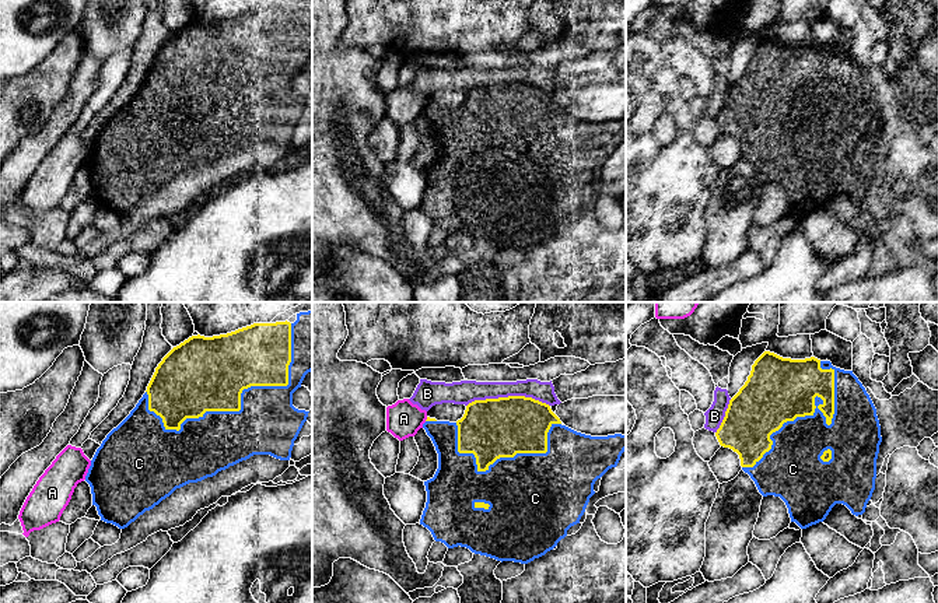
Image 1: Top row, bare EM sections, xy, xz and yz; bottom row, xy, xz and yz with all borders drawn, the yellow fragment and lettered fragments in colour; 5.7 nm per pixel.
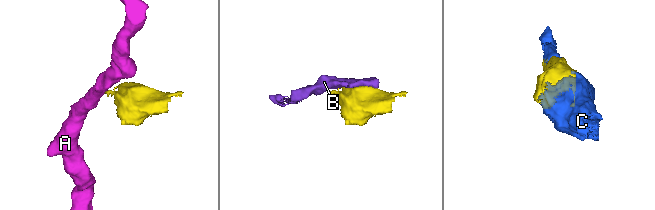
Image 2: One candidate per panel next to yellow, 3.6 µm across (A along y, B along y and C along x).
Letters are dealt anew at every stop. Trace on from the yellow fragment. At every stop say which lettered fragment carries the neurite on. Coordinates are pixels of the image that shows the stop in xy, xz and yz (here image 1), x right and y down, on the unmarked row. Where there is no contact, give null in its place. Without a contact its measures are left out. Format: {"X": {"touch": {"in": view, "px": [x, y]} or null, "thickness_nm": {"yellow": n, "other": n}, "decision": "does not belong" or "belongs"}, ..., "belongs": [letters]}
{"A": {"touch": {"in": "xz", "px": [427, 105]}, "thickness_nm": {"yellow": 20, "other": 200}, "decision": "does not belong"}, "B": {"touch": {"in": "xz", "px": [508, 83]}, "thickness_nm": {"yellow": 340, "other": 140}, "decision": "does not belong"}, "C": {"touch": {"in": "xy", "px": [240, 84]}, "thickness_nm": {"yellow": 440, "other": 360}, "decision": "belongs"}, "belongs": ["C"]}

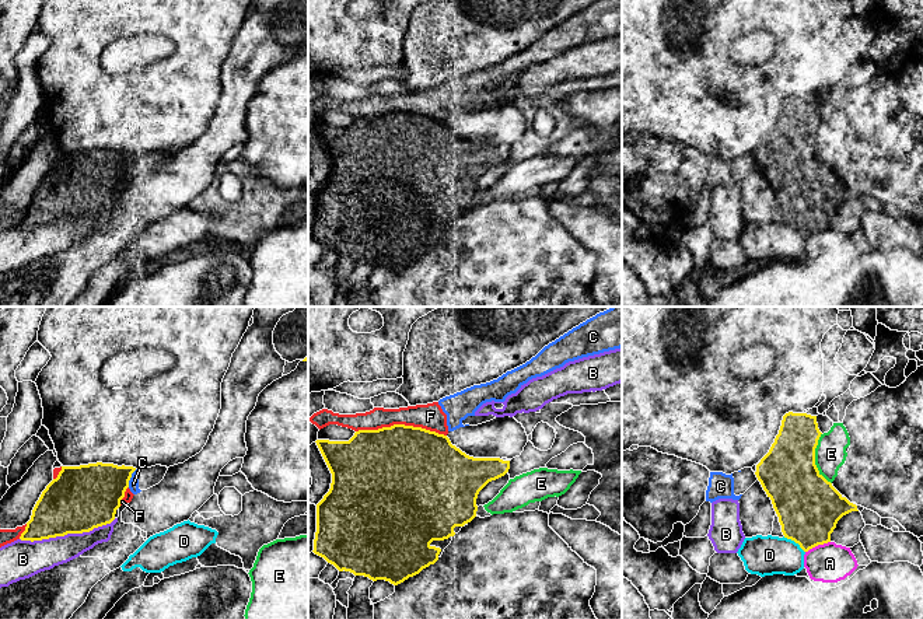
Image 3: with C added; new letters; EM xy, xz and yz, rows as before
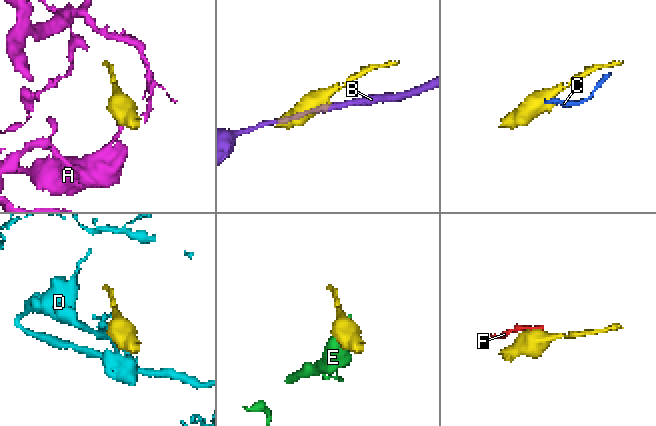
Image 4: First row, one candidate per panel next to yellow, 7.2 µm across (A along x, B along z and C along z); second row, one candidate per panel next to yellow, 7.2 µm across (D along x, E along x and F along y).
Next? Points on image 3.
{"A": {"touch": {"in": "yz", "px": [817, 231]}, "thickness_nm": {"yellow": 360, "other": 220}, "decision": "does not belong"}, "B": {"touch": {"in": "xy", "px": [67, 219]}, "thickness_nm": {"yellow": 380, "other": 190}, "decision": "does not belong"}, "C": {"touch": {"in": "xy", "px": [130, 163]}, "thickness_nm": {"yellow": 340, "other": 60}, "decision": "does not belong"}, "D": {"touch": {"in": "yz", "px": [794, 227]}, "thickness_nm": {"yellow": 360, "other": 220}, "decision": "does not belong"}, "E": {"touch": {"in": "yz", "px": [814, 144]}, "thickness_nm": {"yellow": 360, "other": 180}, "decision": "does not belong"}, "F": {"touch": {"in": "xz", "px": [401, 111]}, "thickness_nm": {"yellow": 500, "other": 150}, "decision": "does not belong"}, "belongs": []}

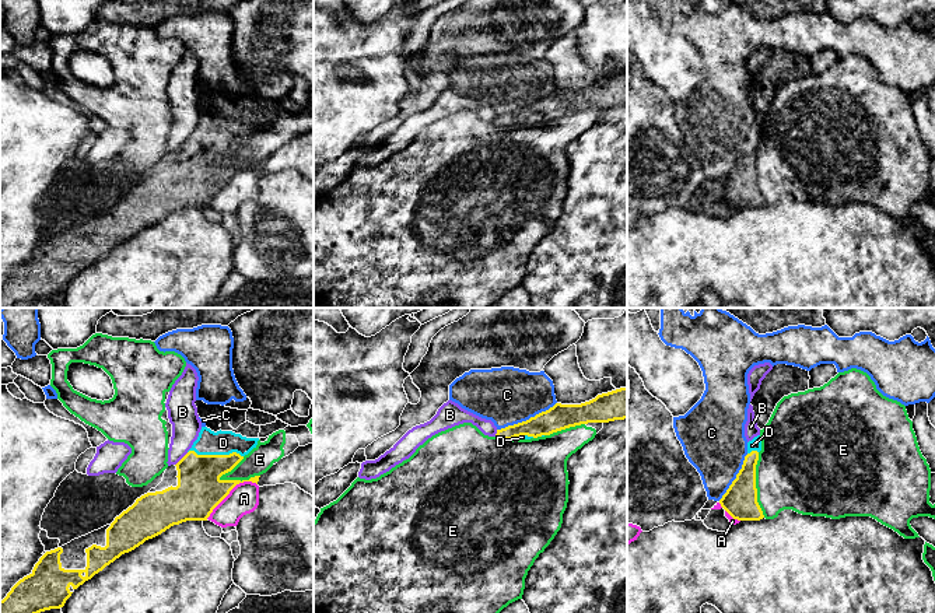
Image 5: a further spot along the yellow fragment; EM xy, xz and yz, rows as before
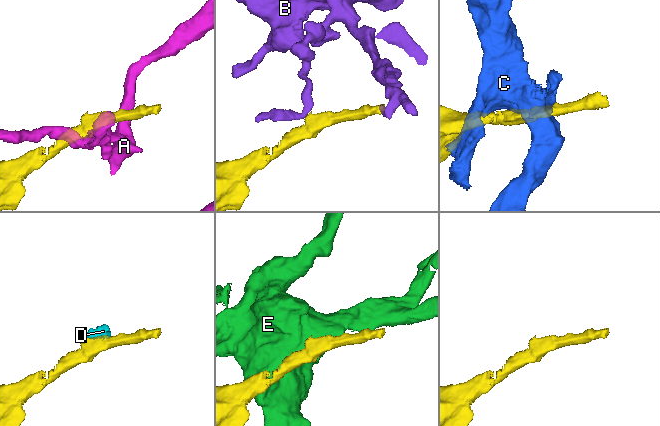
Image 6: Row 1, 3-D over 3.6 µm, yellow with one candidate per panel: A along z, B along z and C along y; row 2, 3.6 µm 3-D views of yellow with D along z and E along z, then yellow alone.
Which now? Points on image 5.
{"A": {"touch": {"in": "xy", "px": [230, 177]}, "thickness_nm": {"yellow": 260, "other": 180}, "decision": "does not belong"}, "B": {"touch": {"in": "xy", "px": [181, 146]}, "thickness_nm": {"yellow": 260, "other": 160}, "decision": "does not belong"}, "C": {"touch": {"in": "xz", "px": [526, 107]}, "thickness_nm": {"yellow": 150, "other": 320}, "decision": "does not belong"}, "D": {"touch": {"in": "xy", "px": [216, 142]}, "thickness_nm": {"yellow": 260, "other": 140}, "decision": "belongs"}, "E": {"touch": {"in": "xy", "px": [238, 167]}, "thickness_nm": {"yellow": 260, "other": 150}, "decision": "does not belong"}, "belongs": ["D"]}

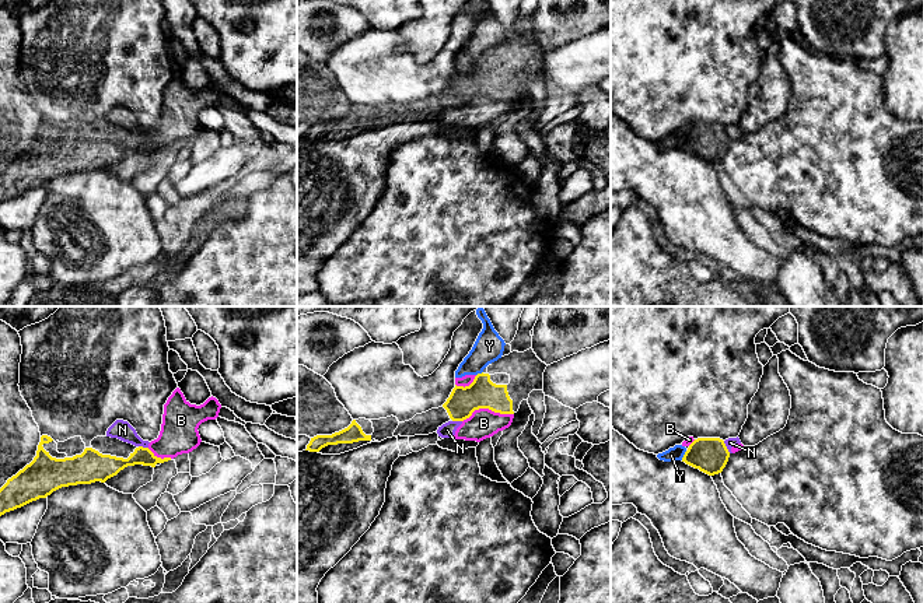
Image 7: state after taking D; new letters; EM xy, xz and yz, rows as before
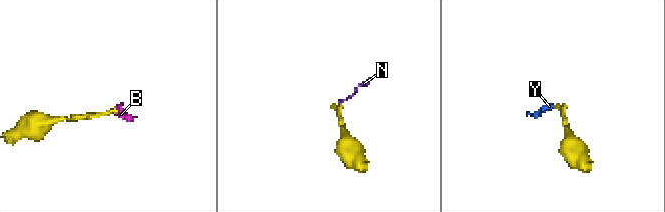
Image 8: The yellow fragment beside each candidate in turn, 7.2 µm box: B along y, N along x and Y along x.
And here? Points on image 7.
{"B": {"touch": {"in": "xz", "px": [488, 94]}, "thickness_nm": {"yellow": 180, "other": 170}, "decision": "does not belong"}, "N": {"touch": {"in": "yz", "px": [726, 133]}, "thickness_nm": {"yellow": 200, "other": 60}, "decision": "does not belong"}, "Y": {"touch": {"in": "yz", "px": [684, 142]}, "thickness_nm": {"yellow": 200, "other": 80}, "decision": "does not belong"}, "belongs": []}

